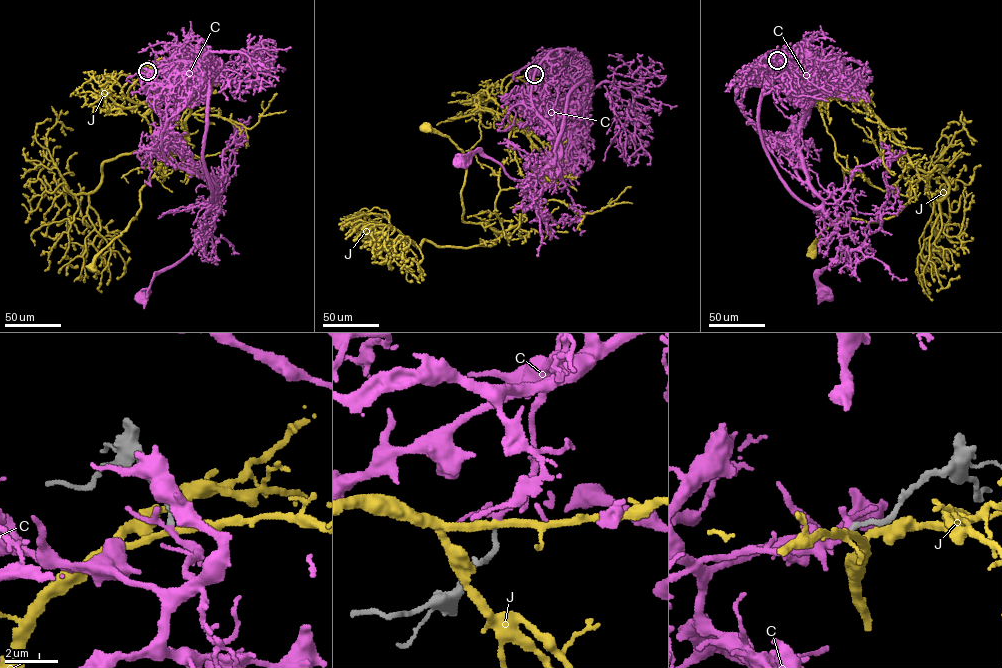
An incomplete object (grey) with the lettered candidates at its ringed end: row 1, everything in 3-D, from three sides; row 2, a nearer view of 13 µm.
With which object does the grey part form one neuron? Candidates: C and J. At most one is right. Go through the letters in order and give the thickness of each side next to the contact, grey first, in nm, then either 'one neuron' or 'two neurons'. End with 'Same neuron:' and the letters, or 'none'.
C: calibres 190 and 200 nm; one neuron
J: calibres 190 and 280 nm; two neurons
Same neuron: C

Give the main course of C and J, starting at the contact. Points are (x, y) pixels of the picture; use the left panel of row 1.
C: (147, 71), (165, 96), (161, 137), (166, 159), (207, 178), (215, 191), (194, 248), (155, 276), (141, 297)
J: (147, 71), (129, 88), (129, 98), (148, 102), (191, 90), (187, 132), (140, 191), (136, 218), (90, 267)

